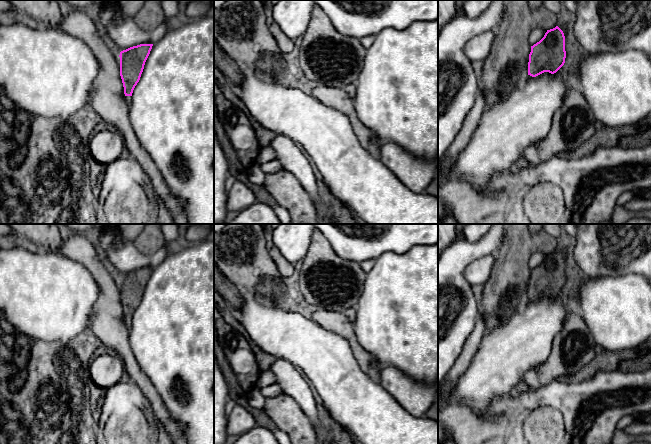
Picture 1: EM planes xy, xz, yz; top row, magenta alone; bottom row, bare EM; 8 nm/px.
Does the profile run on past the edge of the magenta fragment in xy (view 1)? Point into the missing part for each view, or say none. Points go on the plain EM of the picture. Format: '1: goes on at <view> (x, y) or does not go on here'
1: goes on at xy (127, 323)

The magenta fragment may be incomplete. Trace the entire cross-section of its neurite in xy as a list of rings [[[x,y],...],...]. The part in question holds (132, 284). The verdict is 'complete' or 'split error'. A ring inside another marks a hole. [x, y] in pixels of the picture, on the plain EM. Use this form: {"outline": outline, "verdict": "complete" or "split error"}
{"outline": [[[140,268],[120,276],[120,300],[124,311],[124,324],[128,330],[152,270],[153,268]]], "verdict": "split error"}

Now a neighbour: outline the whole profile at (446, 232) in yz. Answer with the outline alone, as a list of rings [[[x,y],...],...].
[[[438,224],[438,252],[448,247],[456,238],[457,224]]]

